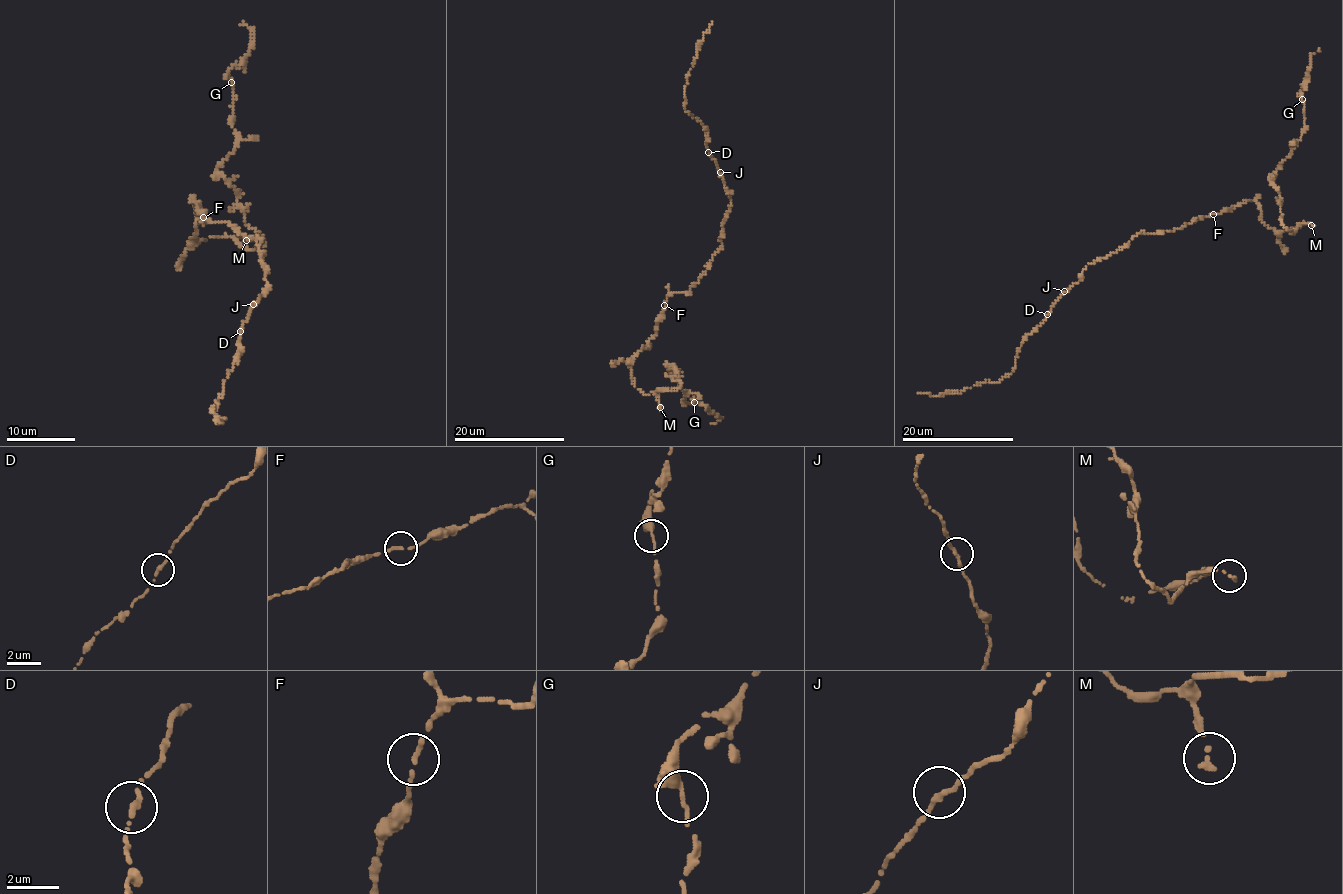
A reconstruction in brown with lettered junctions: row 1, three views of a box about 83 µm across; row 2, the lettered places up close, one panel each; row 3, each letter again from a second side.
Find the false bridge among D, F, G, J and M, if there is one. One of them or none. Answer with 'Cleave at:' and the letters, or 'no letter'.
Cleave at: no letter

